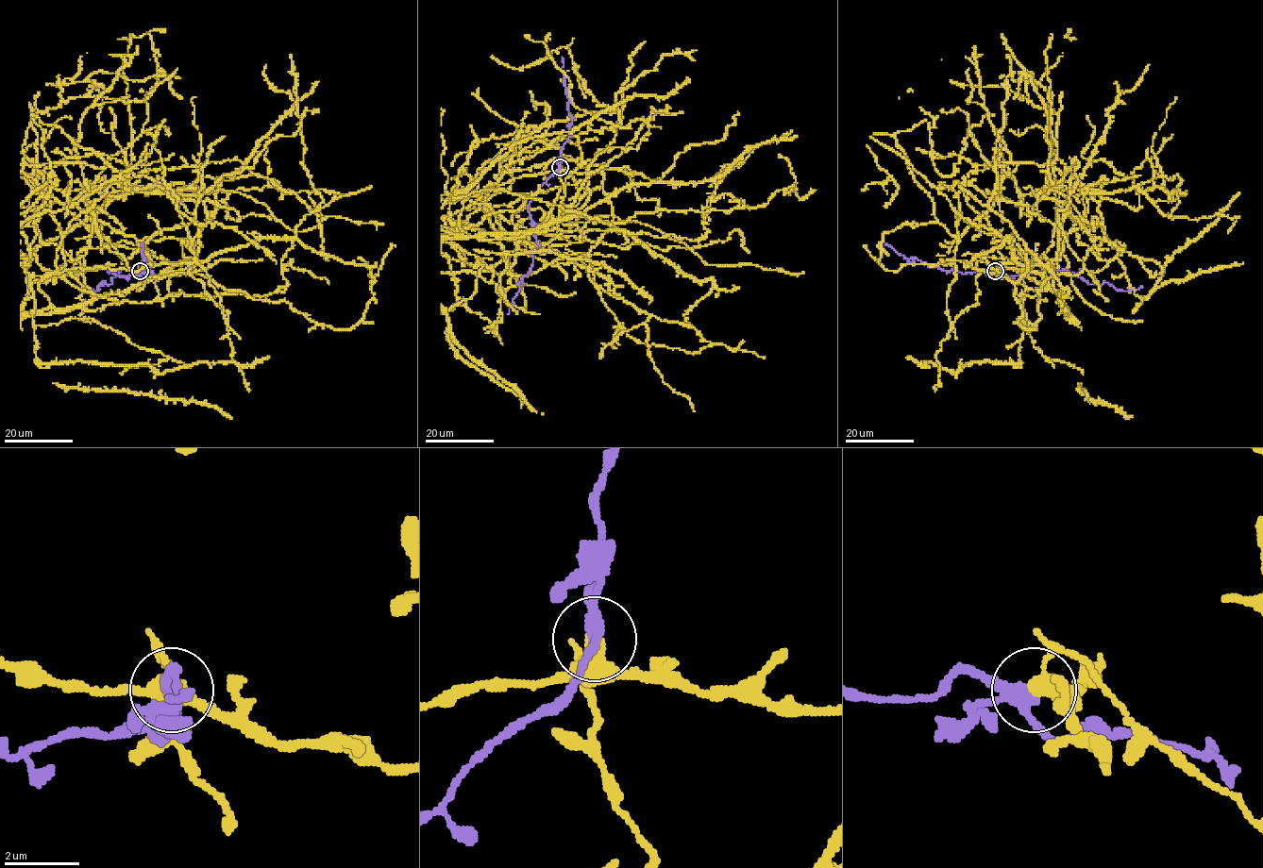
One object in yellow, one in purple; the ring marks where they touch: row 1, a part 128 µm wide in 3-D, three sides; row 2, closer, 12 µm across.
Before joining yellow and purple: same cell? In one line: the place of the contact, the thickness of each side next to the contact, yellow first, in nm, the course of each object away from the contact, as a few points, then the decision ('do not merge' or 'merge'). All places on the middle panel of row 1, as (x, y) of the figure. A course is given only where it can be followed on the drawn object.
(560, 167) | 320/240 nm | yellow via (560, 167), (460, 236), (614, 192), (589, 256), (443, 219), (615, 347) | purple via (560, 166), (542, 185), (527, 207), (532, 234), (539, 249), (532, 253), (532, 264), (518, 284), (507, 314) | do not merge

